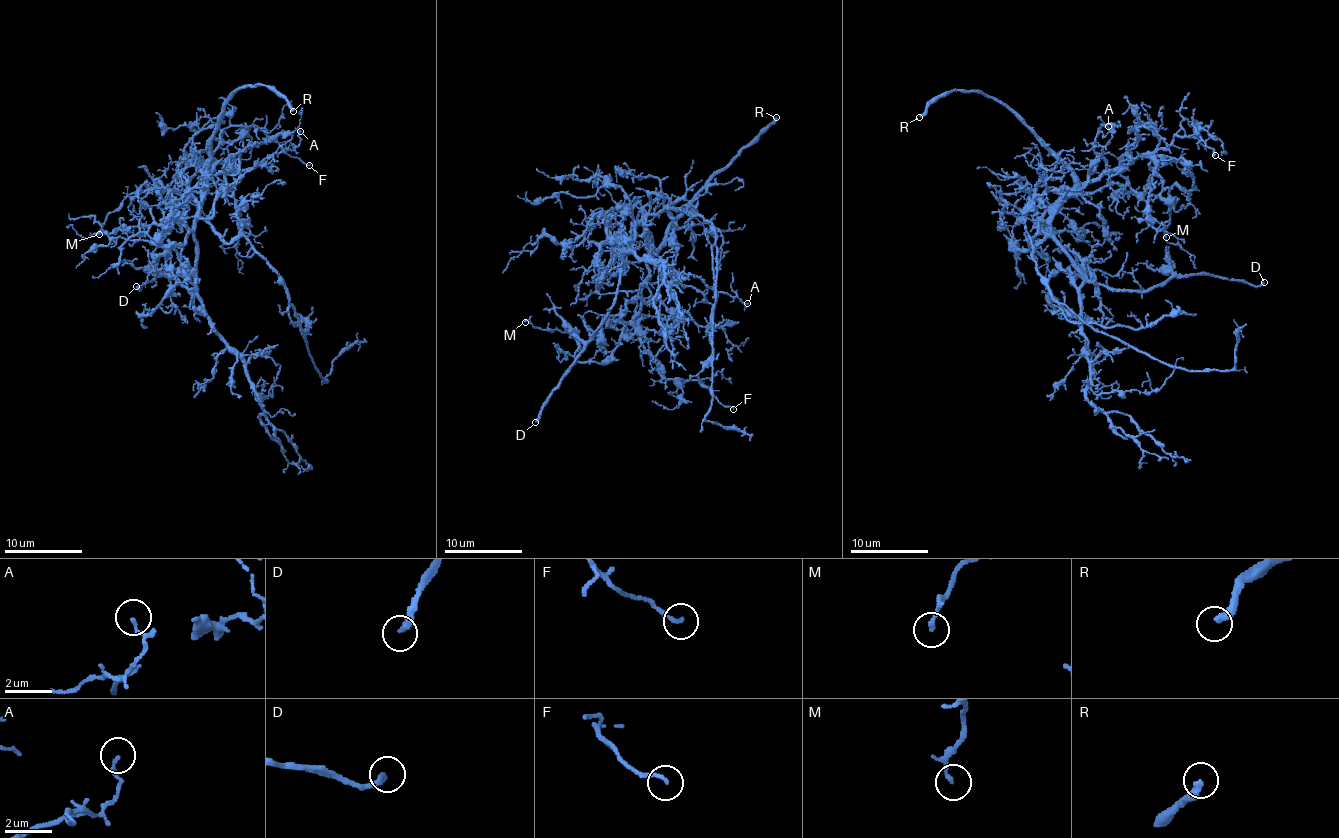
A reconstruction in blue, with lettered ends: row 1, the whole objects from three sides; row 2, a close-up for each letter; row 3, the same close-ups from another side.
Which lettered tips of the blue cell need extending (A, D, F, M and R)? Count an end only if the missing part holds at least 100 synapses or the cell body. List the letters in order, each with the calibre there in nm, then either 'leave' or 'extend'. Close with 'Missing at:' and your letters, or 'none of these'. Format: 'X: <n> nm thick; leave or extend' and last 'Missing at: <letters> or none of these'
A: 100 nm thick; leave
D: 280 nm thick; extend
F: 160 nm thick; leave
M: 120 nm thick; leave
R: 320 nm thick; extend
Missing at: D, R

